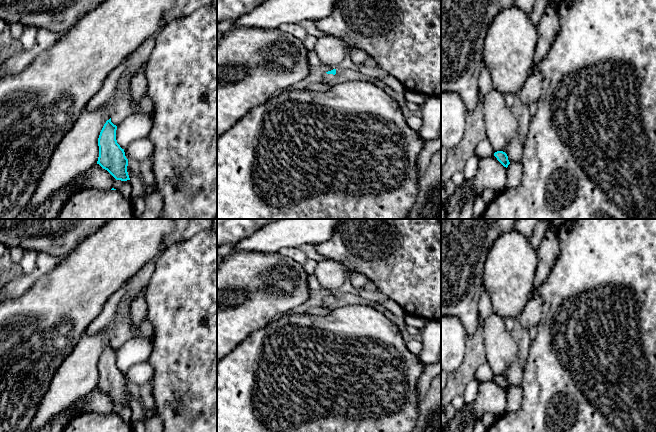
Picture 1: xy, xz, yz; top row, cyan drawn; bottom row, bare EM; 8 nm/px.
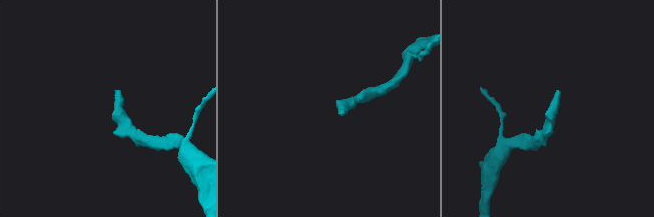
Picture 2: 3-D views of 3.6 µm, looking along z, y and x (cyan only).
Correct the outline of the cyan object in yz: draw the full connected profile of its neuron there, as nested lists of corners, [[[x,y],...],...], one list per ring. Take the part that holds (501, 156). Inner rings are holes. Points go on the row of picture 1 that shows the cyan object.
[[[497,151],[494,153],[494,156],[497,158],[497,160],[504,166],[504,167],[508,167],[508,165],[510,164],[509,160],[508,160],[508,156],[505,152],[503,151]]]

